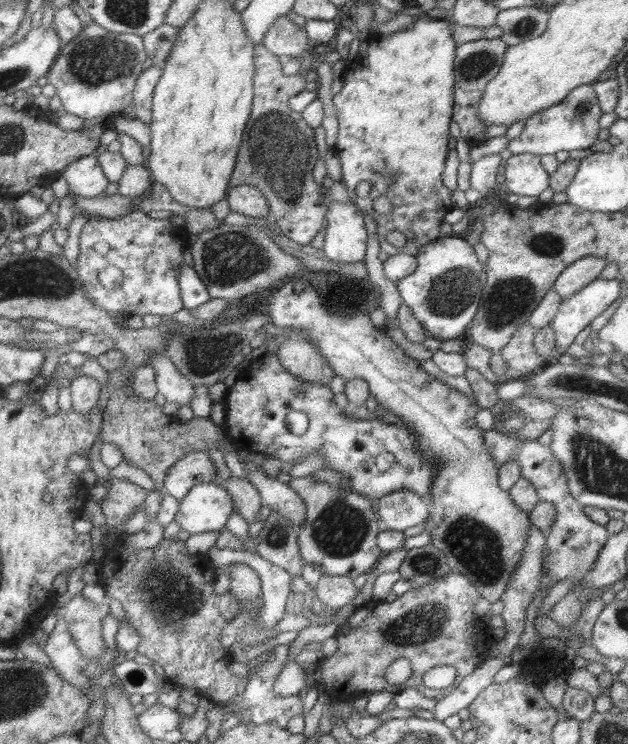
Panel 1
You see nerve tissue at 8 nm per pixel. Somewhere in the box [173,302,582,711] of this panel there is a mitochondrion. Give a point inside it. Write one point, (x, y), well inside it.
(476, 547)

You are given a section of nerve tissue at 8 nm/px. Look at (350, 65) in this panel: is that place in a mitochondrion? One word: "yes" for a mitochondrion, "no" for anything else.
no

